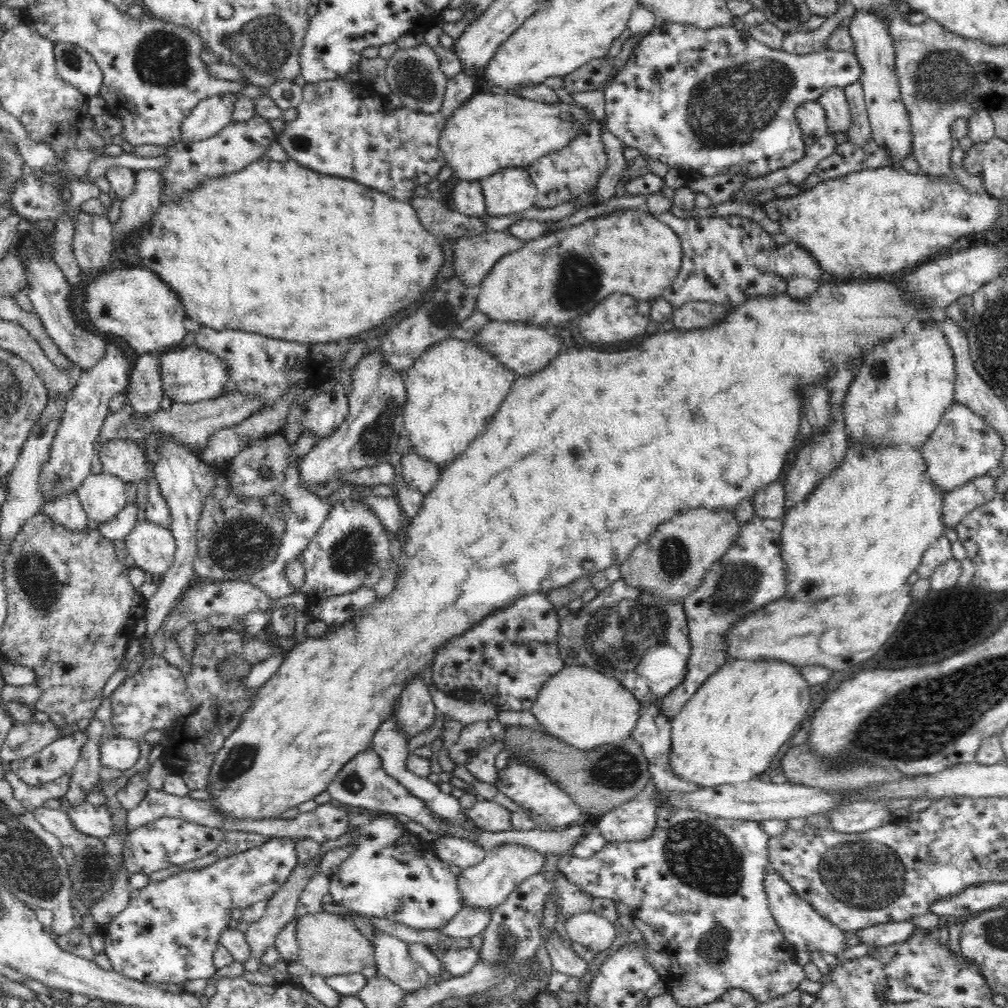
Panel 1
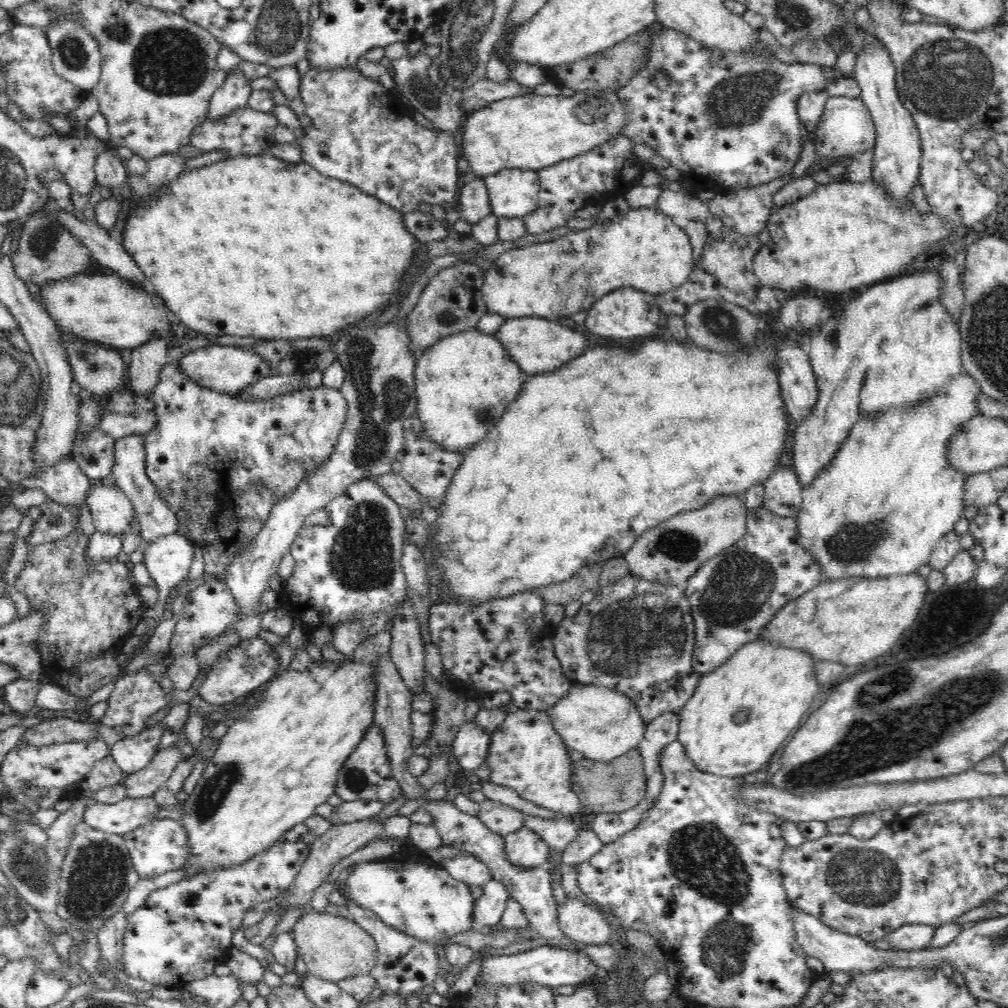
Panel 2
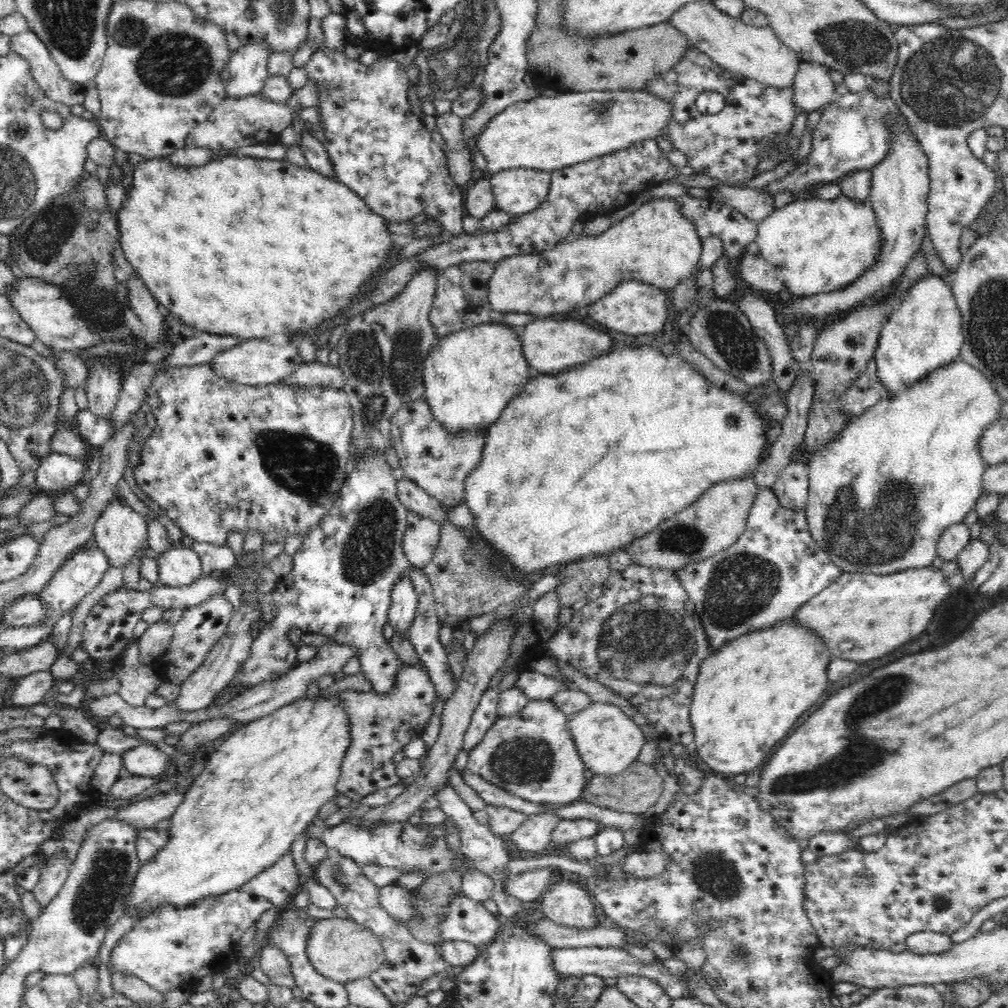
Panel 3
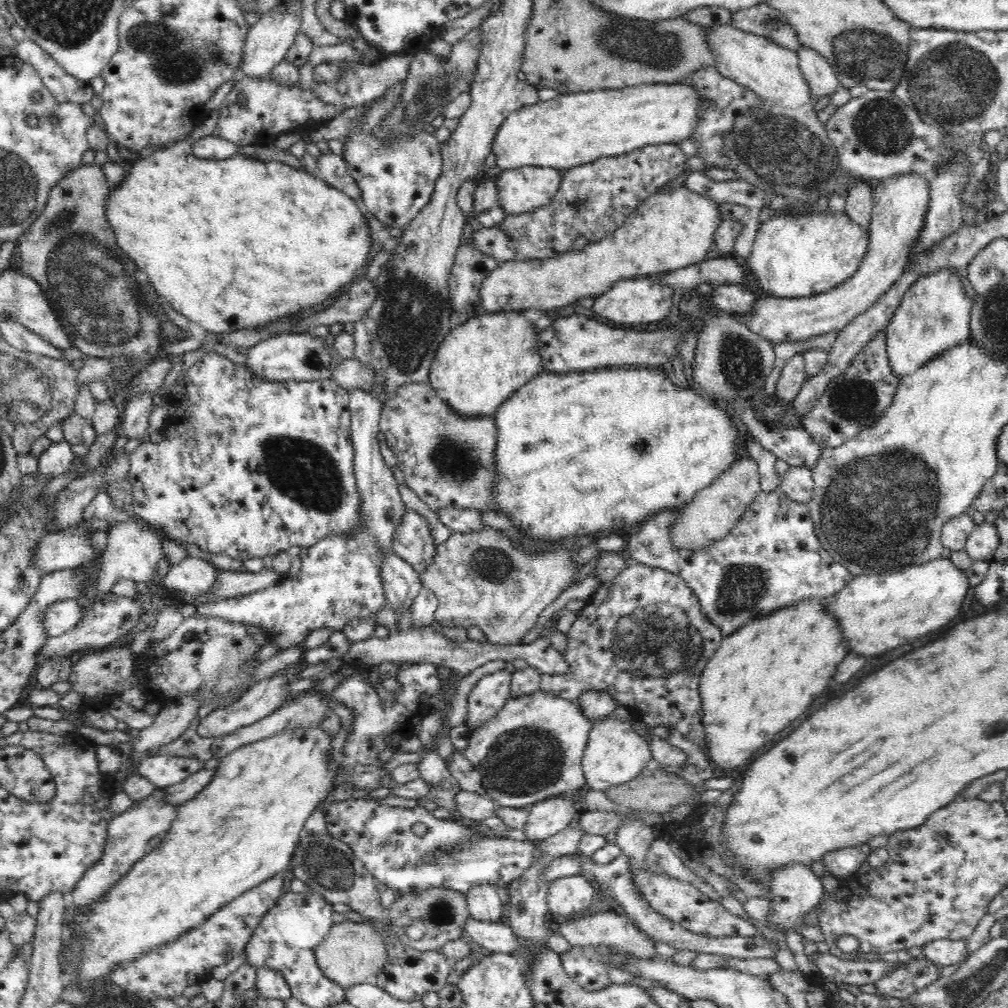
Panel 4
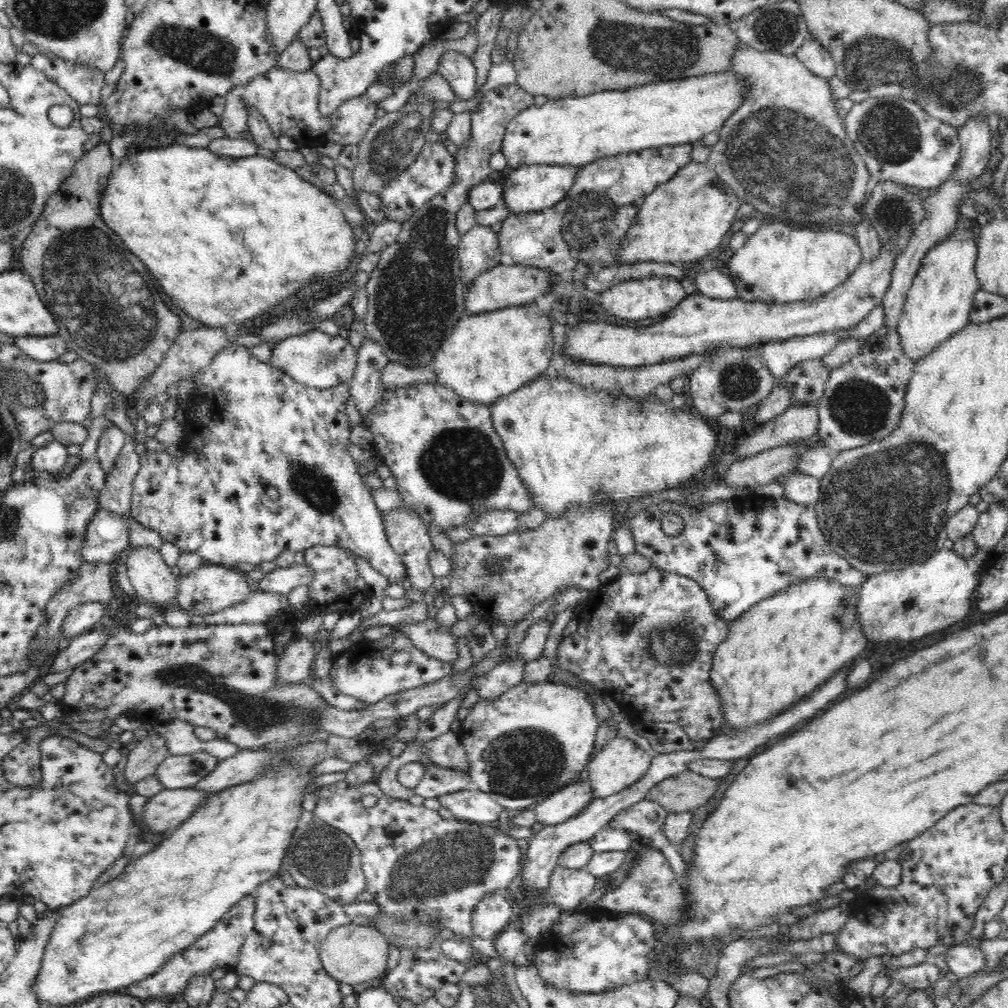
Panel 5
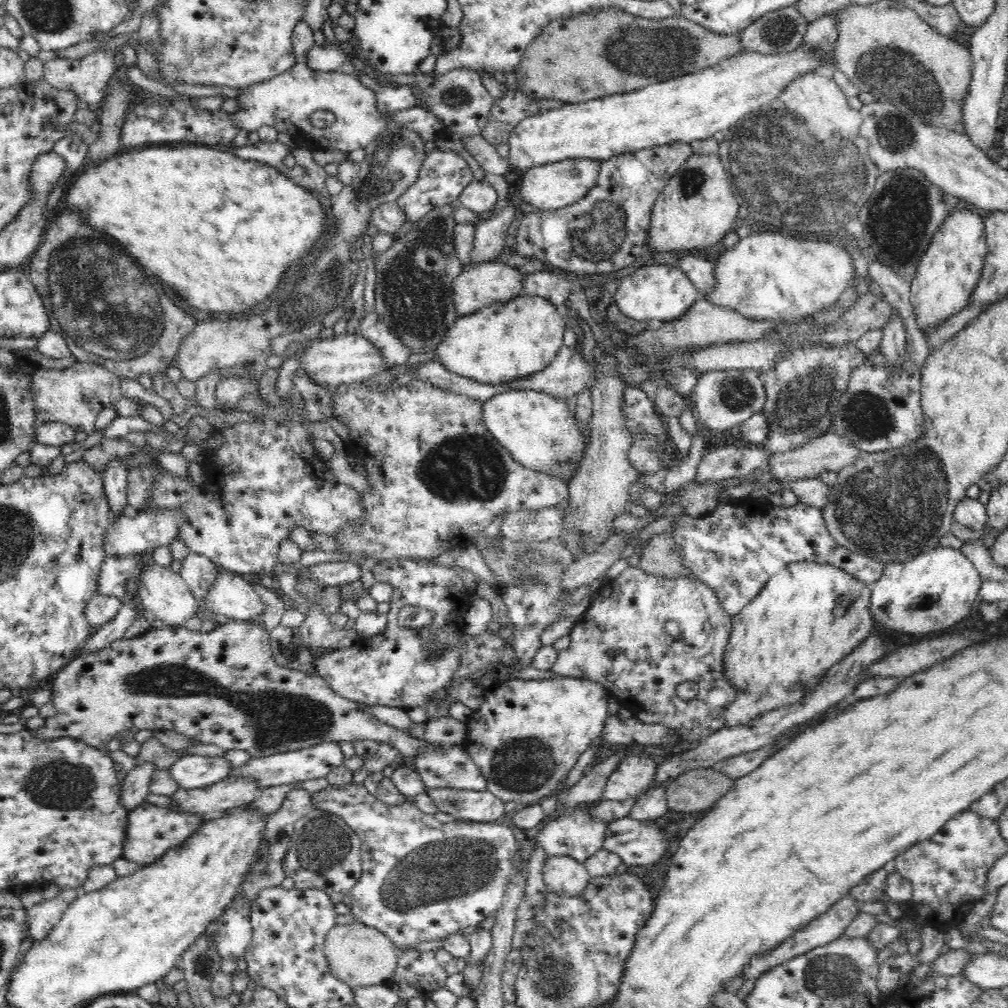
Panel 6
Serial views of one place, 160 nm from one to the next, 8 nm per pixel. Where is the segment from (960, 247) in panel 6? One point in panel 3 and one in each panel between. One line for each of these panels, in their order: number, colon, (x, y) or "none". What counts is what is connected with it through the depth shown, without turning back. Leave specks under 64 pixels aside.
3: (925, 333)
4: (934, 315)
5: (938, 304)

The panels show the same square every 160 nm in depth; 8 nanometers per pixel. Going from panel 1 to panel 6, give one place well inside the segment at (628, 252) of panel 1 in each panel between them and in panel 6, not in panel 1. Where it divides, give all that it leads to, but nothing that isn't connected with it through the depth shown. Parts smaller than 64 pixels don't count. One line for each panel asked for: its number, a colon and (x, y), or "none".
2: (644, 248)
3: (657, 244)
4: (674, 228)
5: (684, 219)
6: (697, 209)

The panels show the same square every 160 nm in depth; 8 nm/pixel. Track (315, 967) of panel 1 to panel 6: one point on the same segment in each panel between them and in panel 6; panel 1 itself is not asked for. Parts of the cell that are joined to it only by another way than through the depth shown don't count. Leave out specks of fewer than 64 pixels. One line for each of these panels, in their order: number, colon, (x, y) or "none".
2: (334, 948)
3: (341, 950)
4: (352, 953)
5: (352, 954)
6: (360, 955)

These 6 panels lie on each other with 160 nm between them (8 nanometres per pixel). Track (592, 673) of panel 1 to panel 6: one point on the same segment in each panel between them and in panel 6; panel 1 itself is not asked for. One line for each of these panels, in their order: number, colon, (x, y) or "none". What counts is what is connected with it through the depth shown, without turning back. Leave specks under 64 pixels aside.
2: (602, 724)
3: (608, 741)
4: (616, 753)
5: (620, 764)
6: (635, 775)

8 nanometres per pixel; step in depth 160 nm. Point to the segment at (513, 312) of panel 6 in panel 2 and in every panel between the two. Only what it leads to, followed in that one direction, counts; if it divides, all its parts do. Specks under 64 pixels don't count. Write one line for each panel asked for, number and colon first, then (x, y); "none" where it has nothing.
2: (465, 382)
3: (470, 376)
4: (479, 365)
5: (489, 354)

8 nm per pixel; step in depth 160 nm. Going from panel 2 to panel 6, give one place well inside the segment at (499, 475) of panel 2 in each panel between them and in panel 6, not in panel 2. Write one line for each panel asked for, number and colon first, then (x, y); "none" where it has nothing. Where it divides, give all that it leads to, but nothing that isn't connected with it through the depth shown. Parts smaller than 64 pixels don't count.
3: (550, 497)
4: (579, 452)
5: (570, 445)
6: (540, 431)

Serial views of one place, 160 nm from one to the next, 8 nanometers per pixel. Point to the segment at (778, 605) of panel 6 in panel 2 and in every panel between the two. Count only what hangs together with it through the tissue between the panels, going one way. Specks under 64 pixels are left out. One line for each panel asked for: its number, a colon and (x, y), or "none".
2: (740, 713)
3: (749, 693)
4: (747, 698)
5: (780, 649)

